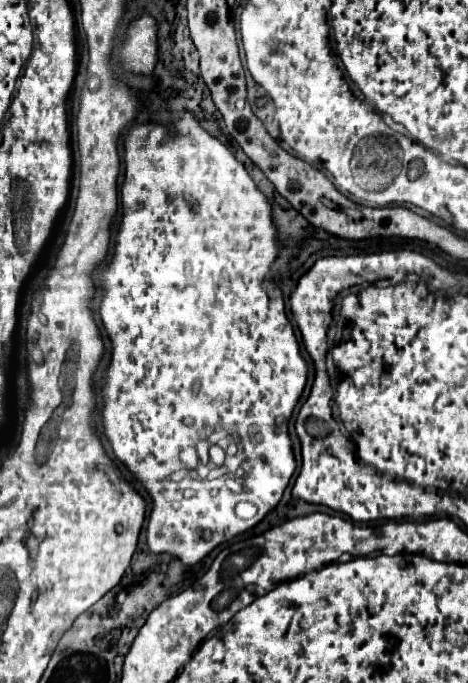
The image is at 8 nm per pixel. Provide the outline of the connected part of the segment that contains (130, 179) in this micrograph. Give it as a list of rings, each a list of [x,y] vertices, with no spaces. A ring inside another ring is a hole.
[[[185,112],[185,116],[175,124],[173,130],[167,130],[157,124],[145,124],[145,126],[135,126],[127,138],[125,138],[125,180],[121,186],[121,224],[119,224],[119,234],[117,234],[117,244],[115,244],[115,254],[113,262],[109,268],[103,272],[103,288],[105,288],[105,298],[101,300],[99,314],[105,324],[105,330],[109,332],[109,338],[113,342],[113,354],[111,354],[111,368],[107,376],[107,384],[103,390],[105,396],[105,406],[103,406],[103,430],[105,436],[111,440],[115,456],[127,464],[127,468],[143,482],[147,492],[153,496],[153,510],[151,518],[147,522],[147,544],[149,550],[155,554],[161,552],[171,552],[177,556],[185,566],[197,564],[203,556],[207,556],[215,546],[221,542],[227,542],[229,538],[249,530],[255,526],[269,510],[277,506],[277,502],[283,496],[283,490],[289,484],[289,478],[295,472],[295,458],[293,458],[292,443],[287,434],[287,420],[305,388],[307,380],[307,364],[299,354],[299,344],[293,334],[293,326],[285,314],[285,304],[281,289],[272,279],[271,265],[279,244],[277,244],[277,234],[275,226],[271,222],[271,206],[265,200],[265,196],[257,190],[253,184],[251,176],[247,174],[245,166],[235,160],[235,156],[229,152],[227,146],[223,146],[217,138],[209,136],[199,122]],[[217,430],[225,432],[237,432],[231,437],[238,442],[239,450],[235,454],[241,462],[237,462],[245,474],[241,478],[233,476],[233,472],[221,476],[221,478],[181,478],[173,480],[171,474],[177,470],[183,470],[185,464],[179,460],[179,452],[187,446],[197,446],[199,440],[203,440],[203,434],[211,434]],[[235,482],[239,488],[229,488],[229,484]],[[237,502],[251,502],[255,504],[257,516],[251,520],[241,520],[233,514],[233,508]]]

